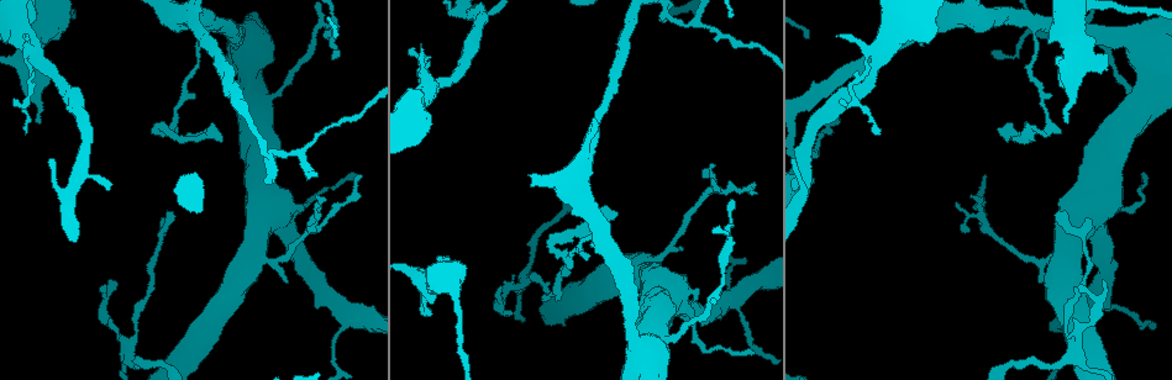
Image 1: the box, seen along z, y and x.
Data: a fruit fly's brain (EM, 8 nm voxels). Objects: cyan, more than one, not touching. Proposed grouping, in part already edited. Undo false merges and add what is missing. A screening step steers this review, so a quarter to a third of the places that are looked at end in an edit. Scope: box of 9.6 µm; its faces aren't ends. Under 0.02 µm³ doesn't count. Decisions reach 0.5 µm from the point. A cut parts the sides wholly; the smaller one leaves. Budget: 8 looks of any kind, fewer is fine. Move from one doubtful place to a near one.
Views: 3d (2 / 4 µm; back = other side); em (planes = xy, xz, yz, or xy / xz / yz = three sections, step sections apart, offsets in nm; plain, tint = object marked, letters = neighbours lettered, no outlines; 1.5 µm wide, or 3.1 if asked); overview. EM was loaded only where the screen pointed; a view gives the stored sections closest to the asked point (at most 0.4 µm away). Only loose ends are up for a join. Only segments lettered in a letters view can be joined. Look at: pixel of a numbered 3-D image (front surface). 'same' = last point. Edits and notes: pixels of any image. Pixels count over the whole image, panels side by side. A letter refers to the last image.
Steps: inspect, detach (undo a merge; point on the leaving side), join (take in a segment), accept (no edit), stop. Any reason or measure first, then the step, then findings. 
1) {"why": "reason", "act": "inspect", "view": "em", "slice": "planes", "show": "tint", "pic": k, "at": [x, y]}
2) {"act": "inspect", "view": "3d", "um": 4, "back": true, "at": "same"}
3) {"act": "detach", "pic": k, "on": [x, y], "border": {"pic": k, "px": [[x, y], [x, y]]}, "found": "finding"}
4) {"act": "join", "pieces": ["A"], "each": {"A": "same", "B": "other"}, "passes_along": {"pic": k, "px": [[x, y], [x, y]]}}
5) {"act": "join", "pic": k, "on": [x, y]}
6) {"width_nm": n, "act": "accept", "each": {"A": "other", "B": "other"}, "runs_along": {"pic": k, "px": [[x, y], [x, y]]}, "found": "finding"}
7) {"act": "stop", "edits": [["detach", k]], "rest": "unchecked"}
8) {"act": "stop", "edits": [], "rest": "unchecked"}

{"why": "branch stops here", "act": "inspect", "view": "3d", "um": 2, "pic": 1, "at": [1009, 139]}

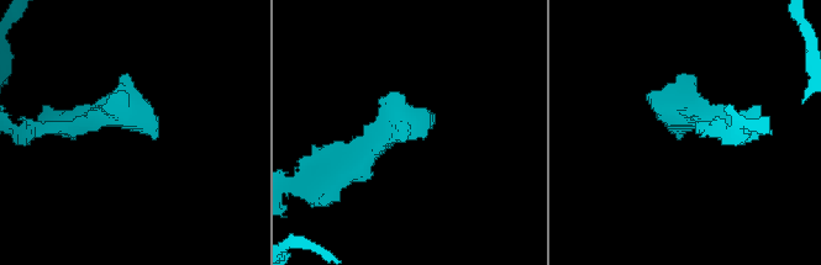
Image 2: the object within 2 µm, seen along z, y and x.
{"act": "inspect", "view": "em", "slice": "xy", "step": 8, "show": "letters", "pic": 2, "at": [155, 138]}

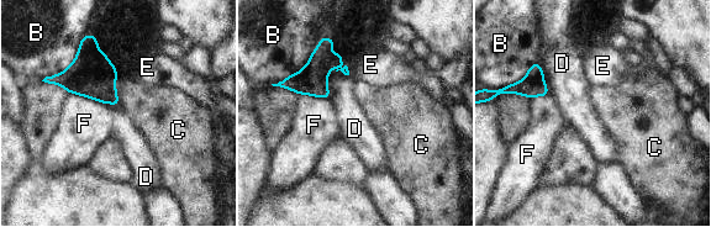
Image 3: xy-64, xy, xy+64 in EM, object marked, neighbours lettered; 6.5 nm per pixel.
{"act": "inspect", "view": "em", "slice": "planes", "show": "letters", "at": "same"}

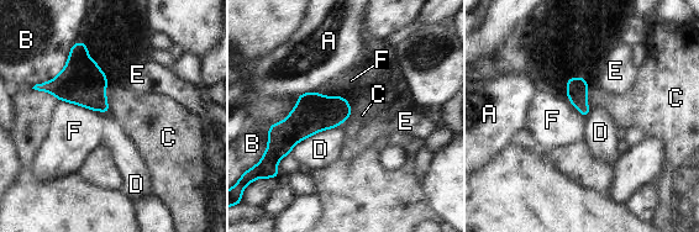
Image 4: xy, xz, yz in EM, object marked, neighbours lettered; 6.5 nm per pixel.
{"width_nm": 130, "act": "accept", "each": {"A": "other", "B": "other", "C": "other", "D": "other", "E": "other", "F": "other"}, "border": {"pic": 4, "px": [[59, 100], [67, 100], [98, 111]]}, "found": "no lettered segment goes on from it"}

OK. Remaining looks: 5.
{"act": "inspect", "view": "em", "slice": "planes", "show": "letters", "pic": 1, "at": [971, 195]}

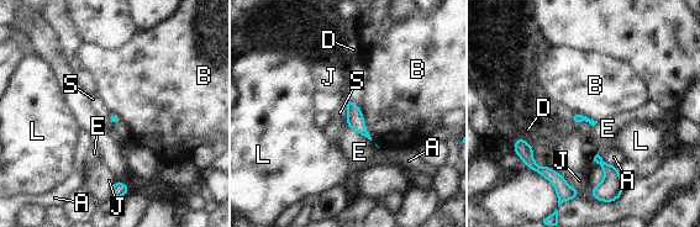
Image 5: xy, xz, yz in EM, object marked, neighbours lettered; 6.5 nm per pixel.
{"longest_contact_nm": ["B", 240], "act": "accept", "each": {"A": "other", "B": "other", "D": "other", "E": "other", "J": "other", "L": "other", "S": "other"}, "border": {"pic": 5, "px": [[358, 106], [372, 140]]}, "found": "no lettered segment goes on from it"}

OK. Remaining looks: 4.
{"act": "inspect", "view": "em", "slice": "planes", "show": "letters", "pic": 1, "at": [287, 281]}

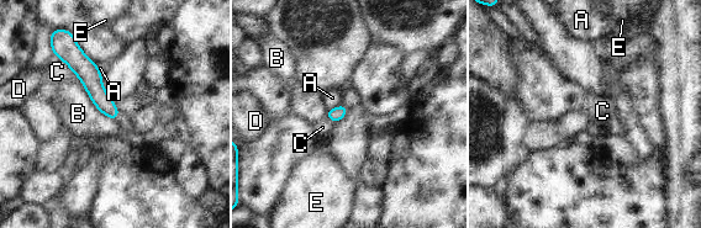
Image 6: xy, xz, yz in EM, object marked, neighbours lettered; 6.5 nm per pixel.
{"longest_contact_nm": ["B", 400], "act": "accept", "each": {"A": "other", "B": "other", "C": "other", "D": "other", "E": "other"}, "border": {"pic": 6, "px": [[53, 54], [75, 74]]}, "found": "none of them fits"}

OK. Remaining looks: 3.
{"act": "stop", "edits": [], "rest": "unchecked"}

